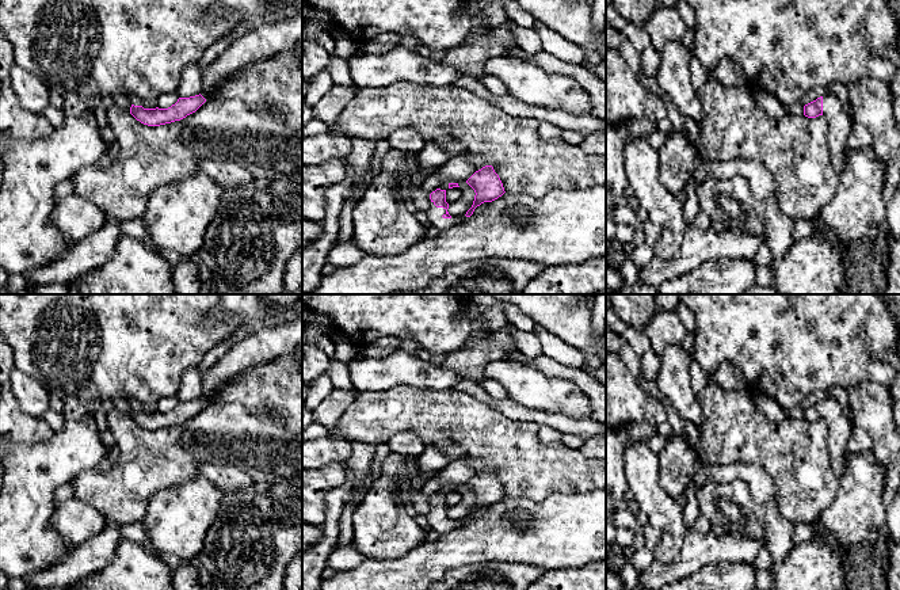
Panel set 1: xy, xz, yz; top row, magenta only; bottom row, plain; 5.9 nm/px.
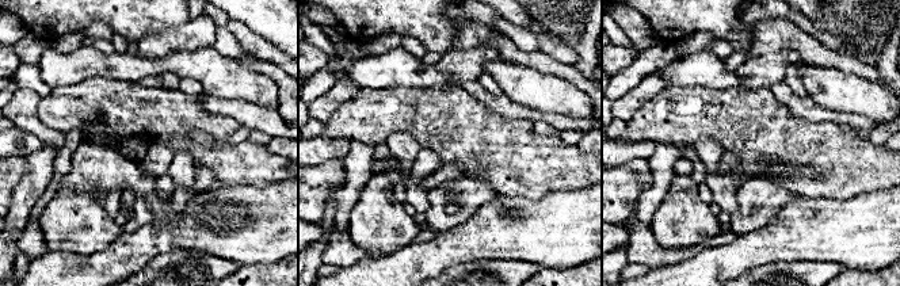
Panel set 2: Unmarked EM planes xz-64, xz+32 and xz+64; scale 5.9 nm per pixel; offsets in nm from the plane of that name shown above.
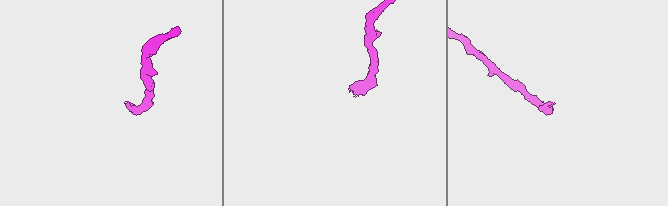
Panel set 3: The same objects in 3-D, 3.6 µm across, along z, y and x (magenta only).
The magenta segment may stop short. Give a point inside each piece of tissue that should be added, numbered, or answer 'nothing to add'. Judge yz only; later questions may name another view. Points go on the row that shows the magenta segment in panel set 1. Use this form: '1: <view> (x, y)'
1: yz (839, 122)

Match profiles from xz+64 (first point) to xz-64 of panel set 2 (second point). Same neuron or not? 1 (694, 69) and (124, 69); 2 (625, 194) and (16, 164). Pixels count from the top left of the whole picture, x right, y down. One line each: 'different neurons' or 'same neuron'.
1: same neuron
2: same neuron

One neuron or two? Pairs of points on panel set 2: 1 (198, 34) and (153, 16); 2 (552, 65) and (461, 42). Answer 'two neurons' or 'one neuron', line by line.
1: two neurons
2: one neuron

